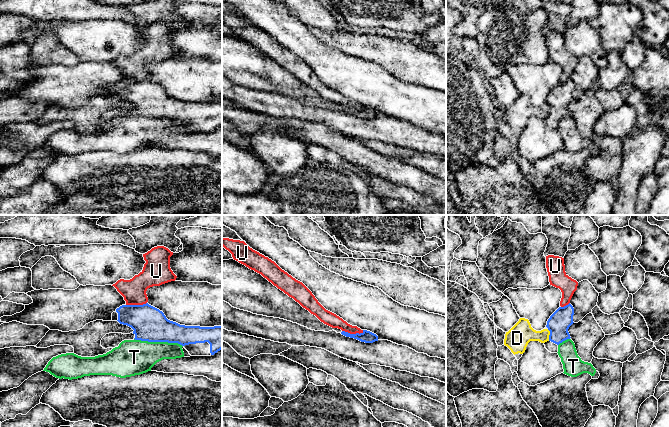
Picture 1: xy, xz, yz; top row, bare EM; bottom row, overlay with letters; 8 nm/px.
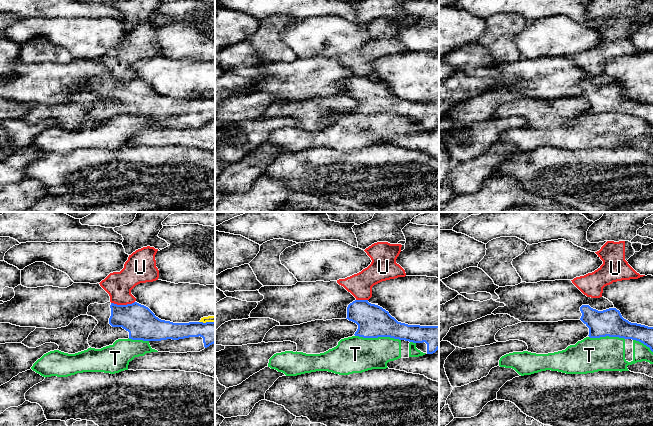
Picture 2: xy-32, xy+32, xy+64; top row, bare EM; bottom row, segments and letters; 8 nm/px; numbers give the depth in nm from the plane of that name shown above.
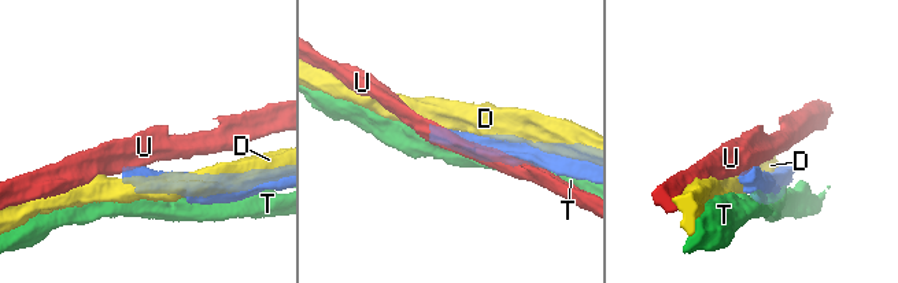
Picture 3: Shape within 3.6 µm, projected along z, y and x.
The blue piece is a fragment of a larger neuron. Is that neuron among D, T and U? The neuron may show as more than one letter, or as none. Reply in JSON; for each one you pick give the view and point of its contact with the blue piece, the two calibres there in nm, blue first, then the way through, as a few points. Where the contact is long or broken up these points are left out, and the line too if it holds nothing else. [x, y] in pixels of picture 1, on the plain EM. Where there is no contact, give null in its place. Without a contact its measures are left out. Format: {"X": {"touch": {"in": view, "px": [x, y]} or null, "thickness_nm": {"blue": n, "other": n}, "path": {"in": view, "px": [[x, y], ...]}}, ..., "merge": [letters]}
{"merge": []}

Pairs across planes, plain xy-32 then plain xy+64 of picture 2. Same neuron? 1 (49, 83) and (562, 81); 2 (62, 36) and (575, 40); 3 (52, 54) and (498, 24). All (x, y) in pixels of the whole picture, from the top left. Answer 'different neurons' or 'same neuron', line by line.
1: same neuron
2: same neuron
3: same neuron

